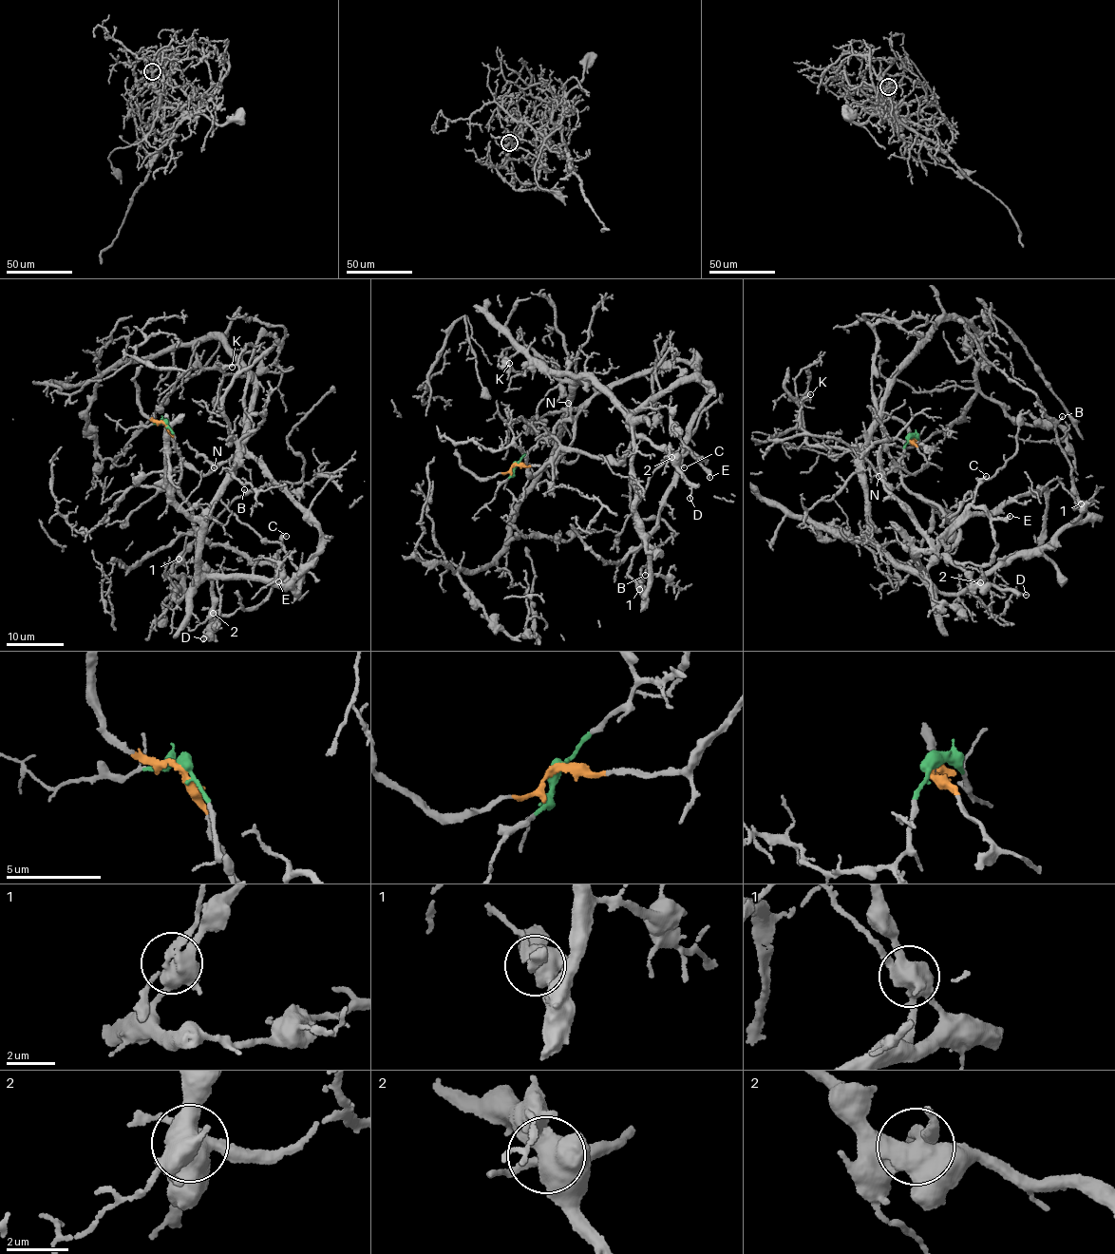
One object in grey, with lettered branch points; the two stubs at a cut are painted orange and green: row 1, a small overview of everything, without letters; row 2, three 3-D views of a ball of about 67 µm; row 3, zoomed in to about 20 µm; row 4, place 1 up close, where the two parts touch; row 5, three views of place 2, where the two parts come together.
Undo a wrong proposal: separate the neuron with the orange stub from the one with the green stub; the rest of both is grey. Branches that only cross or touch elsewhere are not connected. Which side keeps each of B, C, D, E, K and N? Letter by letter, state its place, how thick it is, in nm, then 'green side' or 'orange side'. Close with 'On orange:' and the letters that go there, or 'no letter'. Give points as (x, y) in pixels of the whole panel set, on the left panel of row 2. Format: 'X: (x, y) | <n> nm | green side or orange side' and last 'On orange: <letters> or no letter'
B: (244, 489) | 140 nm | green side
C: (286, 536) | 150 nm | orange side
D: (203, 638) | 110 nm | green side
E: (278, 581) | 320 nm | orange side
K: (232, 367) | 130 nm | green side
N: (214, 467) | 180 nm | orange side
On orange: C, E, N

